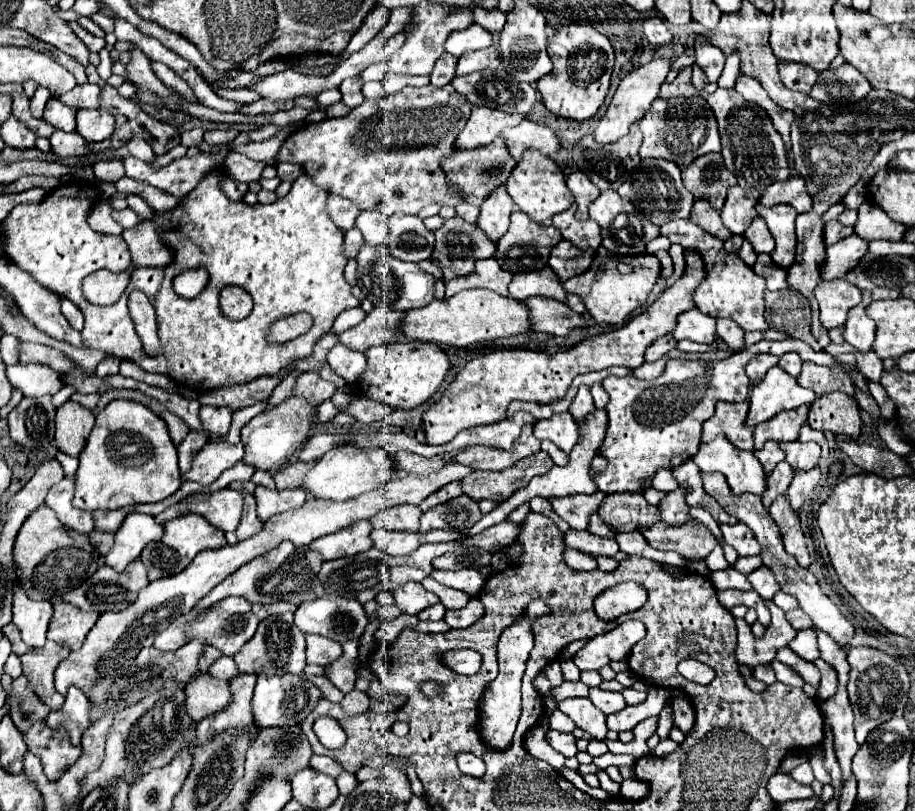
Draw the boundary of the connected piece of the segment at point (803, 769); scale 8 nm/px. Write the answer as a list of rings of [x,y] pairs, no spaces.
[[[804,762],[804,764],[800,764],[798,768],[794,768],[794,770],[790,772],[790,776],[792,776],[796,782],[800,782],[800,784],[812,784],[812,782],[814,782],[814,774],[812,774],[812,768],[810,768],[810,762]]]

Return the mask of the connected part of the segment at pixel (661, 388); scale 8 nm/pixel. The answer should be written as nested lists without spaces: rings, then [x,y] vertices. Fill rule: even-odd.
[[[762,340],[762,342],[758,342],[758,344],[752,344],[752,346],[748,346],[748,348],[744,348],[744,350],[740,350],[740,352],[736,352],[736,354],[732,354],[730,358],[726,358],[726,360],[716,360],[716,362],[708,362],[708,360],[668,360],[668,364],[666,364],[666,368],[664,368],[664,372],[656,378],[656,380],[638,380],[638,378],[634,378],[634,376],[624,376],[624,378],[618,378],[618,376],[608,376],[604,382],[602,382],[602,386],[604,386],[604,390],[608,392],[608,396],[610,396],[610,400],[608,400],[608,404],[606,404],[606,414],[608,414],[608,430],[606,430],[606,438],[604,438],[604,442],[600,444],[600,448],[598,448],[598,456],[602,456],[602,458],[606,458],[606,468],[604,470],[590,470],[590,476],[594,478],[594,482],[596,482],[596,486],[598,486],[598,490],[602,490],[604,494],[614,494],[614,492],[640,492],[642,490],[642,482],[644,480],[652,480],[652,476],[658,472],[658,470],[674,470],[678,464],[682,464],[682,462],[686,462],[686,460],[690,460],[696,452],[698,452],[698,446],[700,446],[700,436],[702,436],[702,424],[714,414],[714,404],[718,402],[718,400],[728,400],[728,402],[742,402],[742,400],[746,400],[748,398],[748,376],[744,374],[744,364],[748,364],[748,360],[752,358],[752,356],[756,356],[756,354],[762,354],[762,352],[768,352],[768,354],[776,354],[776,356],[784,356],[786,352],[798,352],[800,354],[800,358],[802,360],[812,360],[812,362],[816,362],[816,364],[826,364],[826,366],[840,366],[840,368],[844,368],[842,364],[836,364],[834,362],[834,358],[830,356],[830,354],[826,354],[824,350],[822,352],[814,352],[806,342],[802,342],[802,340],[782,340],[782,342],[768,342],[768,340]]]

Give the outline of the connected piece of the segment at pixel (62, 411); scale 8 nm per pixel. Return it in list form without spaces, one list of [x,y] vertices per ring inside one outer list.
[[[64,402],[56,412],[56,446],[70,456],[78,456],[94,426],[94,414],[78,402]]]

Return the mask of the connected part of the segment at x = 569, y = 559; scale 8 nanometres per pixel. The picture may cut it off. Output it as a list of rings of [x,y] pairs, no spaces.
[[[566,548],[564,552],[566,556],[566,564],[574,570],[596,570],[598,564],[596,564],[596,558],[580,552],[580,550],[572,550],[572,548]]]

